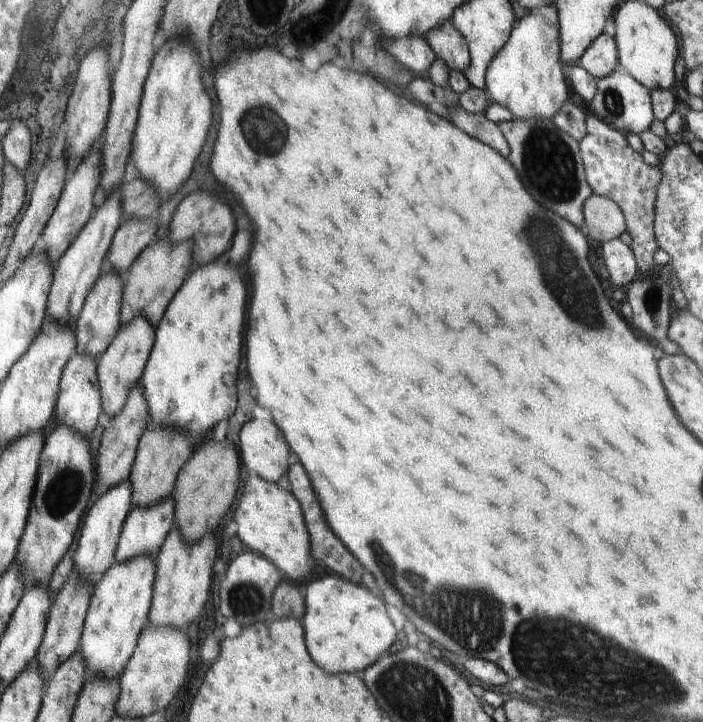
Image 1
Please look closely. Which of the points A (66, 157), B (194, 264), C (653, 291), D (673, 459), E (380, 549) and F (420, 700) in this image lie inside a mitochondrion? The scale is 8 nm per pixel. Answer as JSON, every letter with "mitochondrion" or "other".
{"A":"other","B":"other","C":"mitochondrion","D":"other","E":"mitochondrion","F":"mitochondrion"}

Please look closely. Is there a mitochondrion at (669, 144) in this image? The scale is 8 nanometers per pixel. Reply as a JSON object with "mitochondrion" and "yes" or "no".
{"mitochondrion":"no"}

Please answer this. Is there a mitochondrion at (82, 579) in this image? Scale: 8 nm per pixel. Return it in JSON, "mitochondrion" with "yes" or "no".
{"mitochondrion":"no"}

